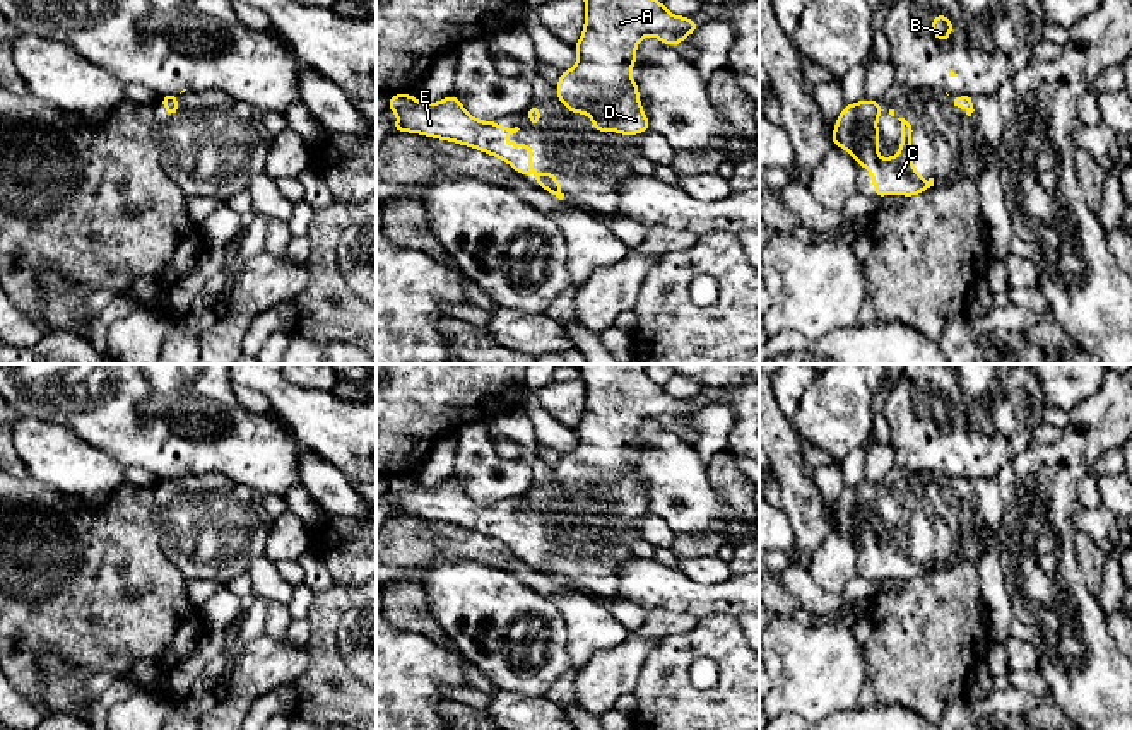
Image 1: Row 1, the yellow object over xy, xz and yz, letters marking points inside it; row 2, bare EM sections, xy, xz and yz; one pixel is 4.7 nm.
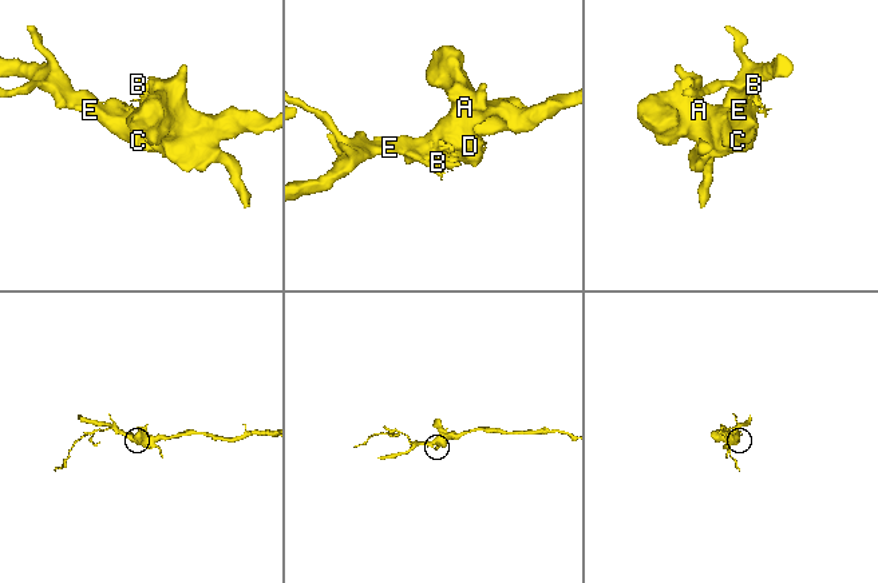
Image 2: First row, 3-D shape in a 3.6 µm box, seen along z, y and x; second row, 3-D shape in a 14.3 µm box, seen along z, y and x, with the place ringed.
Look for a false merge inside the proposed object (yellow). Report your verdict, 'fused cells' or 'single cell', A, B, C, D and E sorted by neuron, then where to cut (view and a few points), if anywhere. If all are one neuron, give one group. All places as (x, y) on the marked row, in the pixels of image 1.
fused cells; A C D E / B; cut in xy along (165, 96), (175, 98)

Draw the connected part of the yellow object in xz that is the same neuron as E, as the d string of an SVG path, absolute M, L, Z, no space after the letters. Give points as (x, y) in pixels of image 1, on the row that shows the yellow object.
M412 92L393 94L388 108L398 115L392 132L410 132L462 144L508 162L522 176L534 173L535 183L547 191L561 191L561 181L552 171L537 173L532 168L534 147L528 144L501 144L501 137L510 137L520 128L499 127L498 121L482 121L470 116L462 101L448 96L438 103L421 103Z

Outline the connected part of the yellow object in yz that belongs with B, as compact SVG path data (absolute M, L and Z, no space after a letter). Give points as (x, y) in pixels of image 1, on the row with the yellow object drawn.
M944 14L932 17L932 32L937 41L949 41L952 26L954 22Z

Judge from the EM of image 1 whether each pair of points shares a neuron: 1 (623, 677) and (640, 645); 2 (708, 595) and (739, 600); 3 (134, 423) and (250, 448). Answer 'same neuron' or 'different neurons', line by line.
1: same neuron
2: same neuron
3: same neuron

